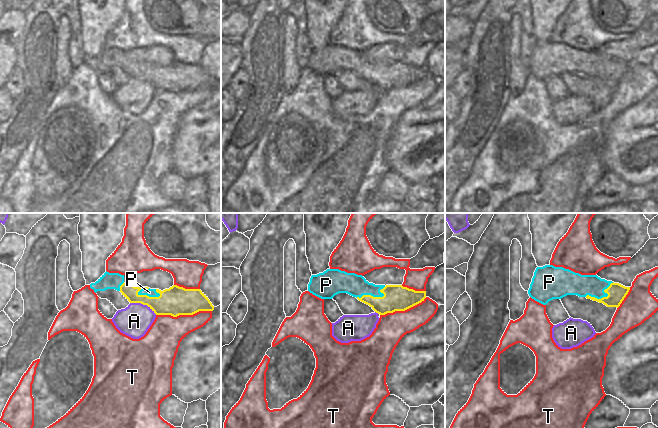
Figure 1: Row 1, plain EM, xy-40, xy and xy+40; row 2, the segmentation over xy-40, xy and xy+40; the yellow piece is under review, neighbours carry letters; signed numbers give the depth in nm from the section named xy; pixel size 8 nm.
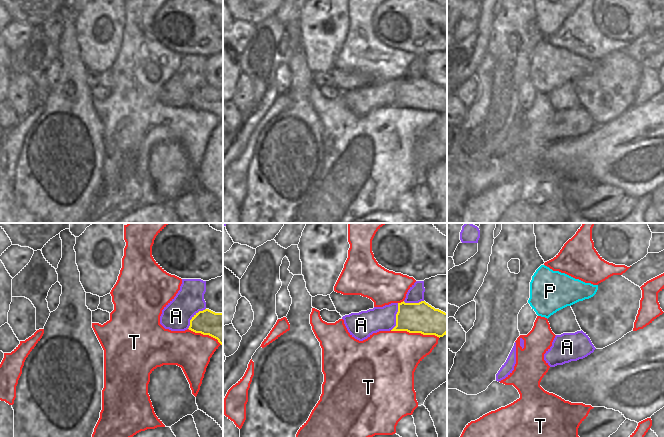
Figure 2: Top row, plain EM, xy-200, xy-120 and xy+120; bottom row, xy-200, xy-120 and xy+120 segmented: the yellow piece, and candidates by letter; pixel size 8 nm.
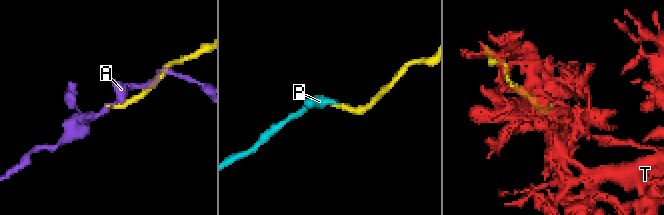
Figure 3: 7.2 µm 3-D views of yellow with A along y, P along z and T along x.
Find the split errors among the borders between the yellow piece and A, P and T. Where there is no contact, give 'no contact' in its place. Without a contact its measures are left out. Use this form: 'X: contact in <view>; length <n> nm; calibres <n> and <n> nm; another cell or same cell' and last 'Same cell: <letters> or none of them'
A: contact in xy-40; length 240 nm; calibres 220 and 260 nm; another cell
P: contact in xy-40; length 190 nm; calibres 240 and 70 nm; same cell
T: contact in xy-40; length 440 nm; calibres 240 and 280 nm; another cell
Same cell: P

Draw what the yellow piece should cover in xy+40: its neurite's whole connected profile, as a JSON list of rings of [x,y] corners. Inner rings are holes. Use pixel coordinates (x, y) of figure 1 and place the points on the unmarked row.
[[[545,41],[536,44],[528,70],[543,81],[553,75],[577,71],[618,84],[629,66],[630,63],[601,55],[597,51],[581,51],[563,43]]]

